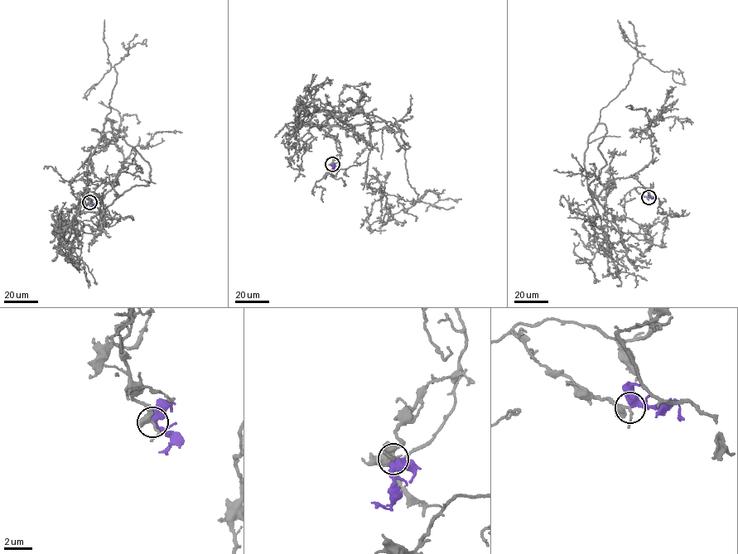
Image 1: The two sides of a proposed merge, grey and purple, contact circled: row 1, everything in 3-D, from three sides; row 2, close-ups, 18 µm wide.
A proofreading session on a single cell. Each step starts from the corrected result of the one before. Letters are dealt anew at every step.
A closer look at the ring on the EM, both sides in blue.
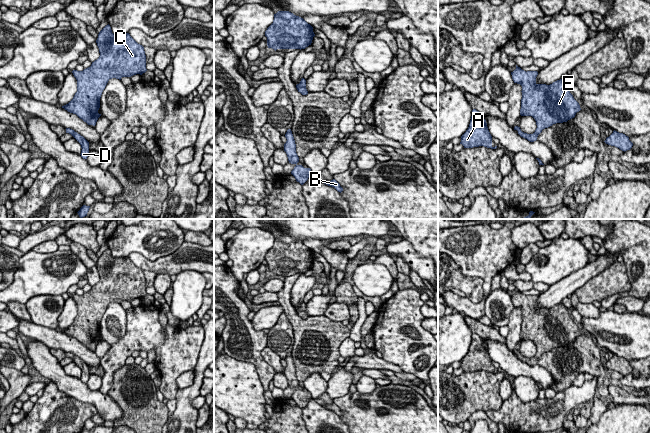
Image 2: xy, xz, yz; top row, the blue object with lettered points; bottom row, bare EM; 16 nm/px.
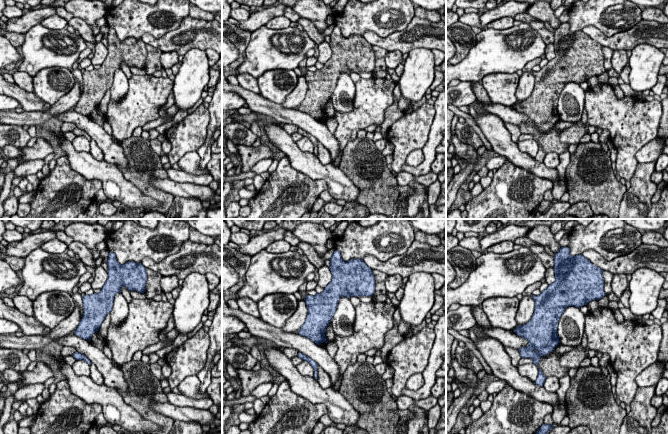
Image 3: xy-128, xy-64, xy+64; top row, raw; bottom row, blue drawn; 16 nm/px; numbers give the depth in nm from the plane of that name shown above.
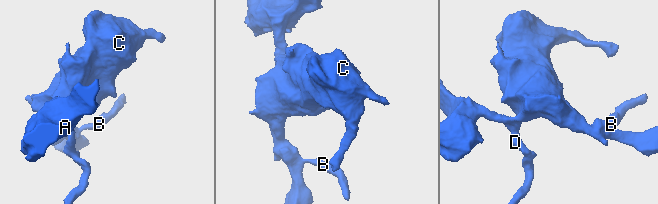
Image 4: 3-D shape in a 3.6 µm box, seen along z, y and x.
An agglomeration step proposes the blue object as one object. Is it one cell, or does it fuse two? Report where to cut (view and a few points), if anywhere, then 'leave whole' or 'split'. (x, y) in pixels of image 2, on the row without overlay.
no cut; leave whole

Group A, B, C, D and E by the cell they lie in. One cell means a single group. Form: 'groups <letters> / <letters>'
groups A B C D E

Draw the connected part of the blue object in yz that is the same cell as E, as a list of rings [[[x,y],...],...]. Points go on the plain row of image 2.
[[[517,289],[511,299],[514,307],[522,310],[520,339],[532,340],[536,345],[537,352],[533,358],[522,356],[518,350],[514,351],[528,365],[536,365],[543,353],[567,346],[581,334],[564,304],[557,304],[550,309],[537,308],[537,295],[526,296]]]

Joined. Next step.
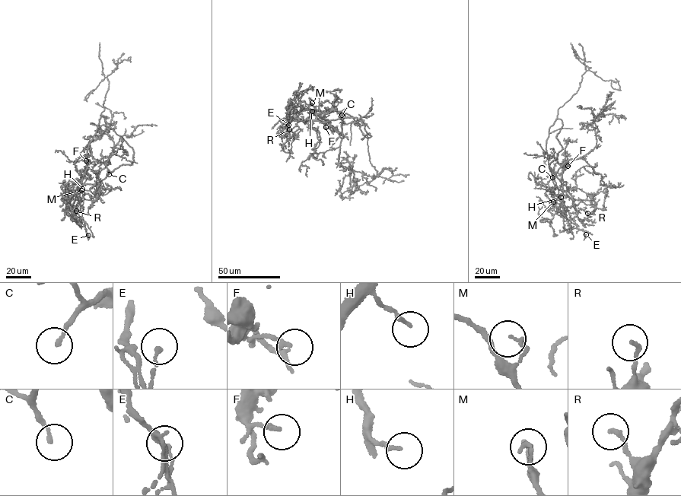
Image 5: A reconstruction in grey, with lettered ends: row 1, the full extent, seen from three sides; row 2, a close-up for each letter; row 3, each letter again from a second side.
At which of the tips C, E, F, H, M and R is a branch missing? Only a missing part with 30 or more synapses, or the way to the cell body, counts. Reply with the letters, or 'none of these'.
none of these

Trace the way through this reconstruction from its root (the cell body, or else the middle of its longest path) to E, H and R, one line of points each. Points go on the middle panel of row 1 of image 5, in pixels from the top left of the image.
E: (368, 138), (364, 124), (356, 117), (329, 120), (306, 106), (302, 108), (293, 106), (294, 112), (288, 125)
H: (368, 138), (364, 124), (356, 117), (329, 120), (308, 107), (302, 108), (302, 110), (303, 107), (312, 111)
R: (368, 138), (364, 124), (356, 117), (321, 123), (302, 120), (297, 123), (298, 128), (289, 138), (289, 129)

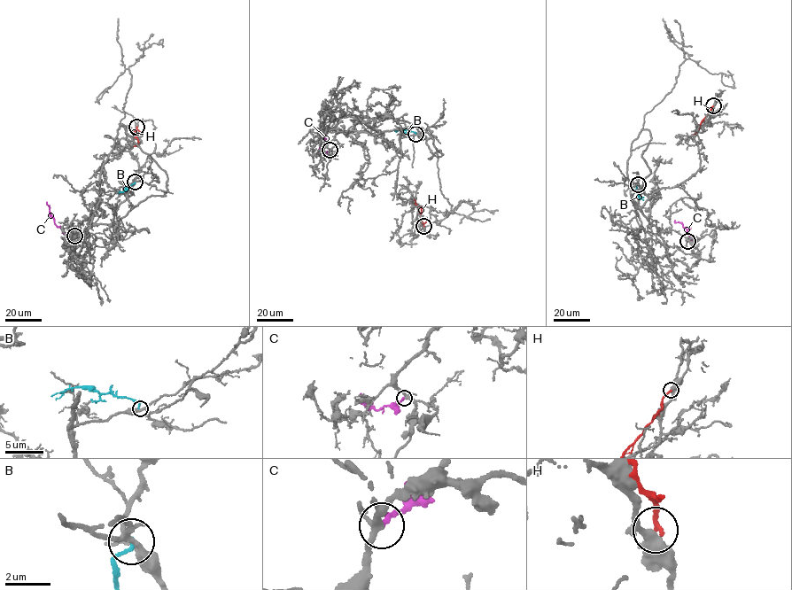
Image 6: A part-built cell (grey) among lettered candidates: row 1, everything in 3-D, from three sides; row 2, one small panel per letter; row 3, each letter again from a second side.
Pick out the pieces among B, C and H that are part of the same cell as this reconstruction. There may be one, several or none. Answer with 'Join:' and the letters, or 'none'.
Join: C

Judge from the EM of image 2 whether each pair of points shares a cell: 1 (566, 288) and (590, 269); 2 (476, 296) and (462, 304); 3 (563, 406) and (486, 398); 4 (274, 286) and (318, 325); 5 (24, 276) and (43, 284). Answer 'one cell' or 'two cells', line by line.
1: one cell
2: two cells
3: two cells
4: two cells
5: one cell

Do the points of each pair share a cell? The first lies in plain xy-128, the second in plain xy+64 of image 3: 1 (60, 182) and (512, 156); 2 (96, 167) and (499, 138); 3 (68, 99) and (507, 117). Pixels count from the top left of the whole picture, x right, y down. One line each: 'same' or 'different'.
1: different
2: same
3: different

